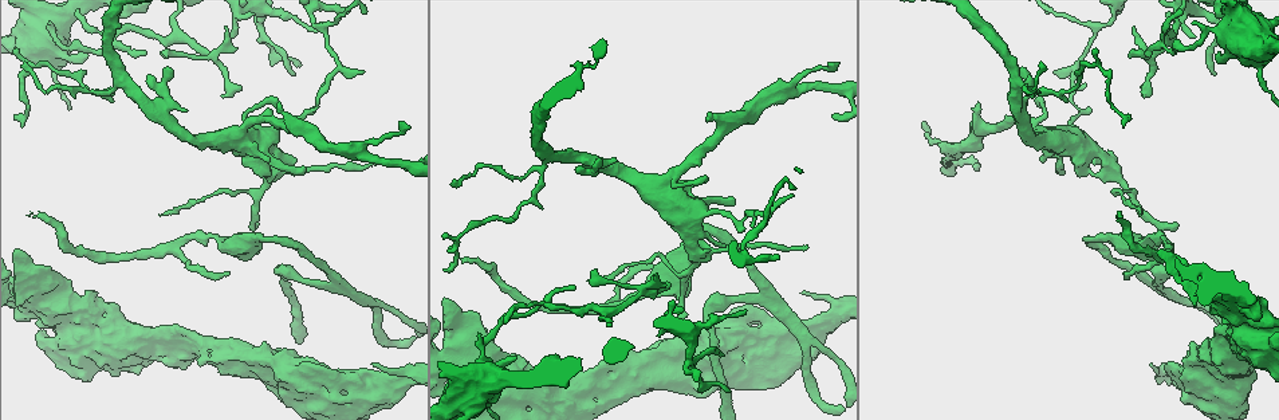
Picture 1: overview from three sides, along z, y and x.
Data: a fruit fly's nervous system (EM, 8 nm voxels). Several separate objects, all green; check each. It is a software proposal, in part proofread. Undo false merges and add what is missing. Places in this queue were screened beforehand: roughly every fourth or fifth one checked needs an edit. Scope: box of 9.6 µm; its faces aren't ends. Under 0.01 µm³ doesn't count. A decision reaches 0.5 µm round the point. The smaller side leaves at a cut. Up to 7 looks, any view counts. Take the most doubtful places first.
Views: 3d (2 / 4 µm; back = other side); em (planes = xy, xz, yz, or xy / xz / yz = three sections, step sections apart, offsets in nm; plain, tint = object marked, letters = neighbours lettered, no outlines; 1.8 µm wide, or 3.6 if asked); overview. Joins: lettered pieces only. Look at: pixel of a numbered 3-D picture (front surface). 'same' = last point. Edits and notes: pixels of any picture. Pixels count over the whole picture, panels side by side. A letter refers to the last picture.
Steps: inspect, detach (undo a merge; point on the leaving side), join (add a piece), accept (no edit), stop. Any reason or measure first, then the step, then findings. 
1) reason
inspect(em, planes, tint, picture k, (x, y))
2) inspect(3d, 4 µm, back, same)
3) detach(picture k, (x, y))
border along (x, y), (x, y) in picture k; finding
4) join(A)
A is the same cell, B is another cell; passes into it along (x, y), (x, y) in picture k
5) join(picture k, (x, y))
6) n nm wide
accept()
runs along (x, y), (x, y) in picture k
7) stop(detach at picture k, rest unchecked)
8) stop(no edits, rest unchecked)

thick turns thin
inspect(em, planes, letters, picture 1, (405, 372))

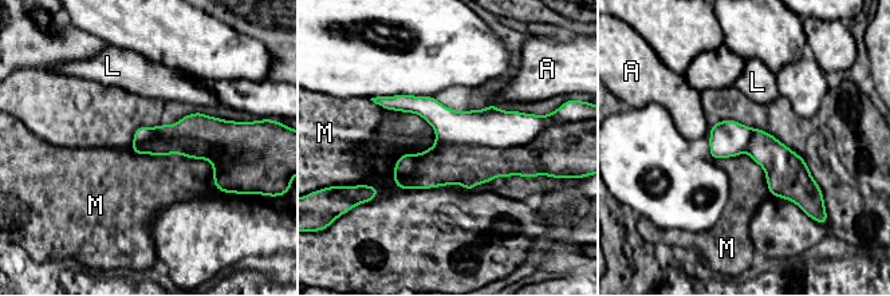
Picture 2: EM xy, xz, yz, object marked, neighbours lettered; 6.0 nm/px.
detach(picture 2, (491, 127))
A, L and M are other cells; border along (540, 131), (505, 148), (436, 145) in picture 2; a second neuron is stuck on

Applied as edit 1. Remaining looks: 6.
abrupt turn
inspect(3d, 4 µm, picture 1, (231, 356))

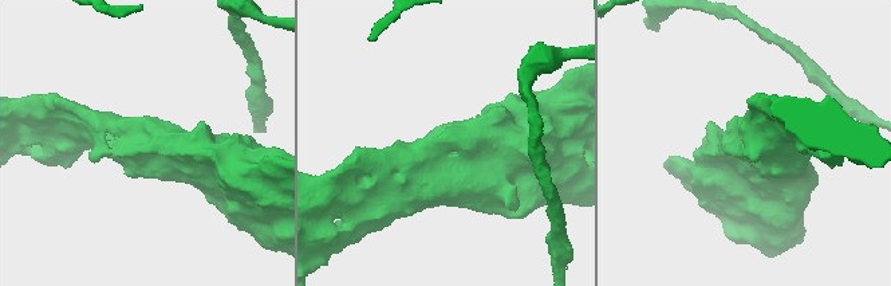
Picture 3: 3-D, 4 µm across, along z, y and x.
need the tissue
inspect(em, 3.6 µm, planes, tint, picture 3, (142, 145))

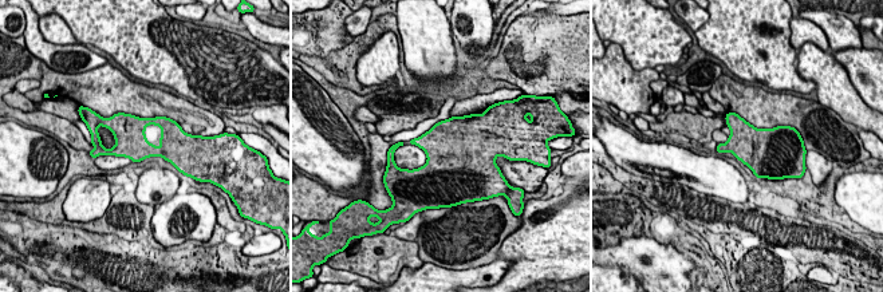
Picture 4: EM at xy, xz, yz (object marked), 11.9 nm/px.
inspect(em, 3.6 µm, planes, letters, same)

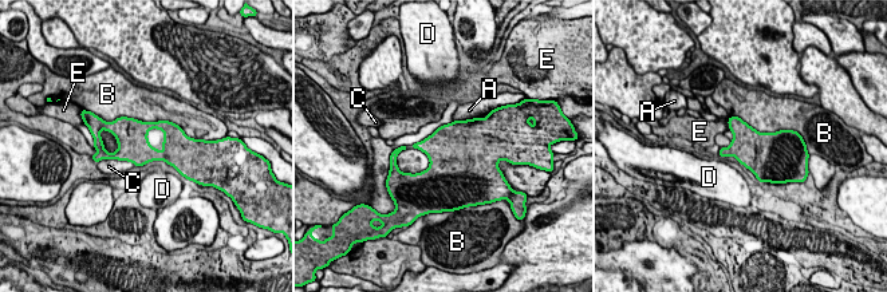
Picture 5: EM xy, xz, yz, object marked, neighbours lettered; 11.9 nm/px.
accept()
A, B, C, D and E are other cells; continuous, no second neuron

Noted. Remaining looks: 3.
branch stops here
inspect(3d, 2 µm, picture 1, (228, 273))

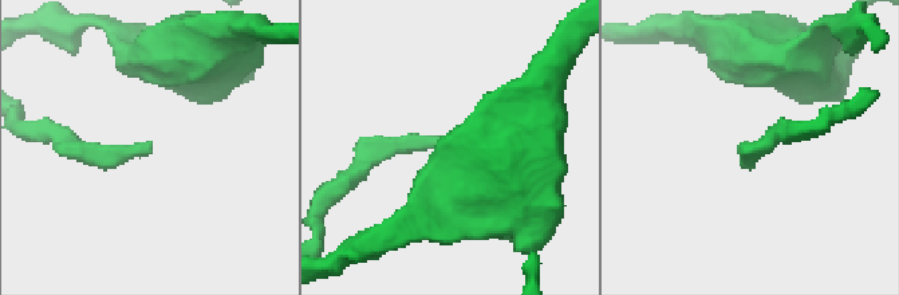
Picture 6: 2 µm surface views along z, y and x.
shape alone is not enough
inspect(em, 3.6 µm, yz, step 8, tint, picture 6, (150, 143))

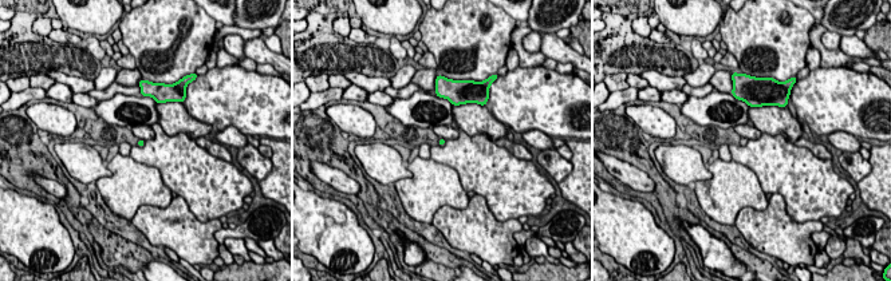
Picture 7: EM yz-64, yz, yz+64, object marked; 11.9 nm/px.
another direction
inspect(em, 3.6 µm, planes, letters, same)

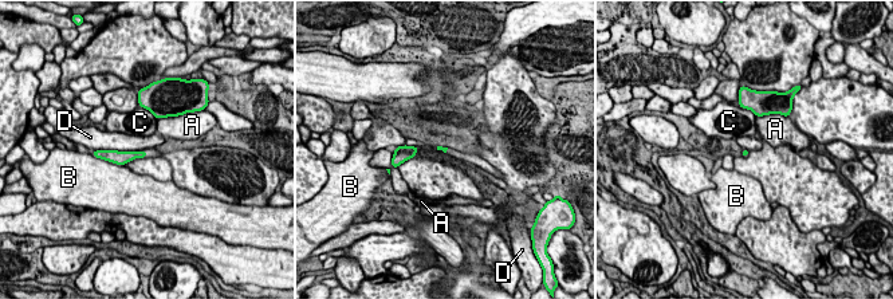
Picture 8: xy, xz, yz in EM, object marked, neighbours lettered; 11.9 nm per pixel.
accept()
A, B, C and D are other cells; border along (99, 149), (145, 150) in picture 8; none of them fits

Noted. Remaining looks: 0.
stop(detach at picture 2, rest unchecked)

